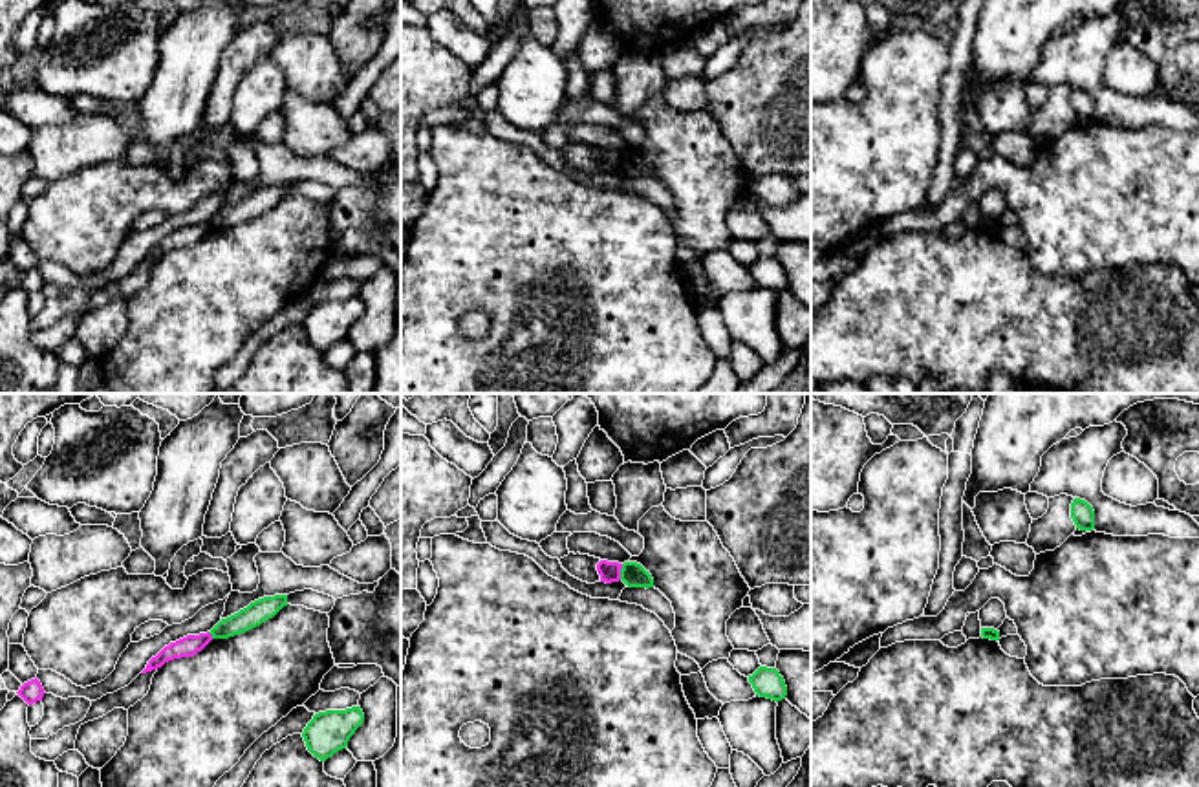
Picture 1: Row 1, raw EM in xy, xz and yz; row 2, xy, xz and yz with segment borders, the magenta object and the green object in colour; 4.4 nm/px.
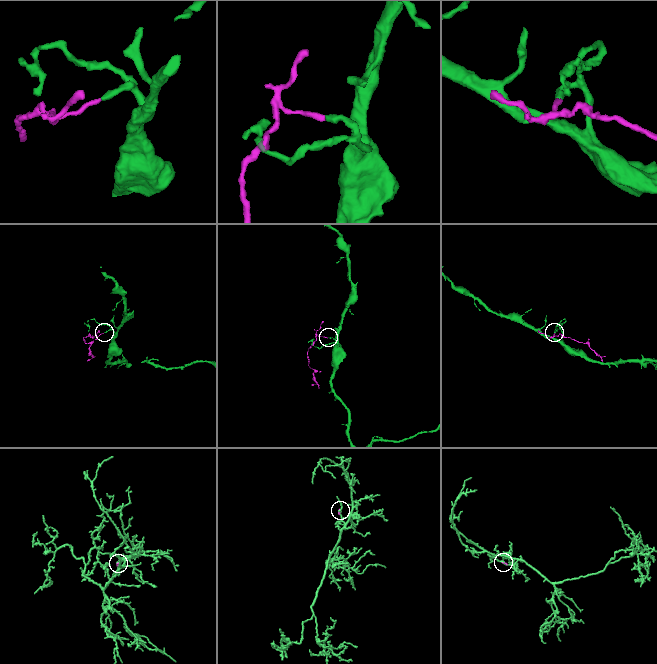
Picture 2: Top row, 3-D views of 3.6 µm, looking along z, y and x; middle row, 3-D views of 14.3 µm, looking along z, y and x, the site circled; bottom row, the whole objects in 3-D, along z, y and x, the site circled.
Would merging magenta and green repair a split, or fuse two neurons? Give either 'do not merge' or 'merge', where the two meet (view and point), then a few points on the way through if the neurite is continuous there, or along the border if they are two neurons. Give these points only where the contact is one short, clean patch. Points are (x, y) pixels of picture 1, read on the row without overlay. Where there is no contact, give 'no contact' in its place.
do not merge; contact xz (619, 161); border xz (623, 154), (619, 169)

